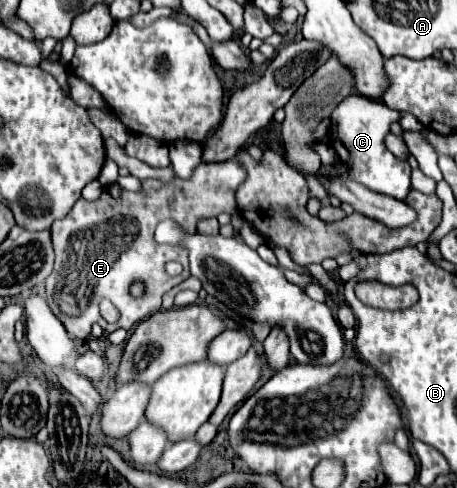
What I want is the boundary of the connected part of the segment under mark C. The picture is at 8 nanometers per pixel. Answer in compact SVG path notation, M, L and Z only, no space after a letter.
M353 94L345 98L331 114L331 146L335 148L337 156L347 162L349 176L353 180L367 186L369 190L391 194L393 198L403 200L411 188L411 166L407 160L395 158L383 142L389 134L389 124L399 118L399 110L389 110L389 106L383 102Z

